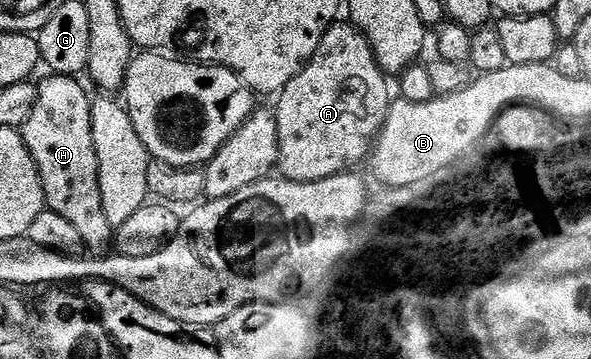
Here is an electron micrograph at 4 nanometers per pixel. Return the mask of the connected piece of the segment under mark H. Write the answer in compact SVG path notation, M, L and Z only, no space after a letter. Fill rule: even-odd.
M50 74L49 79L40 80L37 89L37 100L35 105L31 109L31 117L27 117L25 126L20 128L23 141L27 145L27 149L31 153L31 157L35 161L35 169L39 169L39 181L43 185L43 193L45 194L45 206L50 211L59 213L59 217L65 218L67 221L71 221L71 226L79 233L79 237L83 237L83 245L85 251L93 257L104 257L110 254L111 248L115 243L115 228L109 224L106 215L103 213L103 205L101 204L101 194L99 193L99 161L97 160L97 154L95 153L95 141L93 140L93 122L91 121L91 109L93 108L93 99L91 95L85 92L85 87L76 78L67 75L55 75Z

